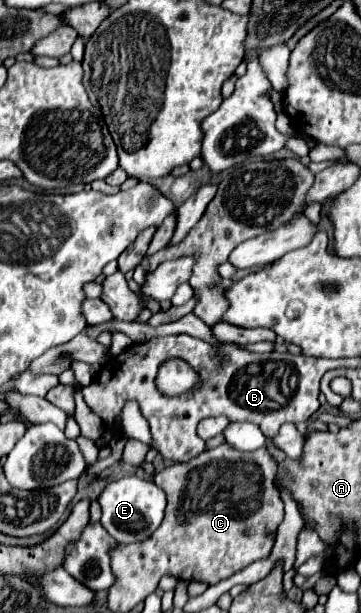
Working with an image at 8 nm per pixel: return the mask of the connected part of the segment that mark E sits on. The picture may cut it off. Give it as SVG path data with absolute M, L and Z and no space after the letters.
M129 475L119 481L109 483L99 495L99 503L103 507L101 521L107 533L119 543L137 543L151 537L153 531L161 525L167 499L165 499L163 489L159 489L153 481L141 479L137 475Z

